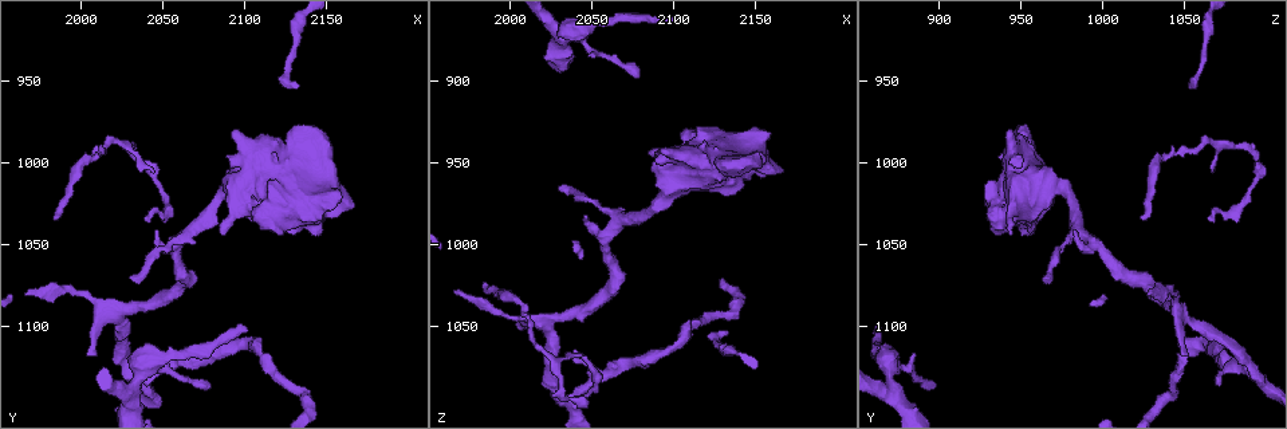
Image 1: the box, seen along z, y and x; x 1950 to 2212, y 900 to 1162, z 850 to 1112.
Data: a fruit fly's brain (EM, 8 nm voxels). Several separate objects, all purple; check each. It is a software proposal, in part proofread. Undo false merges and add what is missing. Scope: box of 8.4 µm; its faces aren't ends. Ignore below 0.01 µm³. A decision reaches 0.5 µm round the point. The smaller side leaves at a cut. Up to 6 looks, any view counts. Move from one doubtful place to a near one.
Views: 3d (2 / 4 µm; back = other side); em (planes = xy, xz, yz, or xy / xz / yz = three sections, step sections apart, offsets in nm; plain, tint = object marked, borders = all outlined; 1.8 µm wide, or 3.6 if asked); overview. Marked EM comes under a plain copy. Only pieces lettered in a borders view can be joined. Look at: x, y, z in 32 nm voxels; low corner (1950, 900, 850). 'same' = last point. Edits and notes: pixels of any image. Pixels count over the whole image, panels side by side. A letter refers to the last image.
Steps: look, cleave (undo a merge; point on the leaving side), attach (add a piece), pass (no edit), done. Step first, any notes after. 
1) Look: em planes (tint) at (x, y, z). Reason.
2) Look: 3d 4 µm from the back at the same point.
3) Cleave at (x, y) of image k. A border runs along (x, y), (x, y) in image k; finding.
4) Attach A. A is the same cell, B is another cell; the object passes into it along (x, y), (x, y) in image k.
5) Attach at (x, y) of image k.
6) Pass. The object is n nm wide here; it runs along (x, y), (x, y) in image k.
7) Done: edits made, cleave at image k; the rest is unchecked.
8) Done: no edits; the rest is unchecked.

Look: 3d 4 µm at (2026, 1088, 1044). Sharp bend.

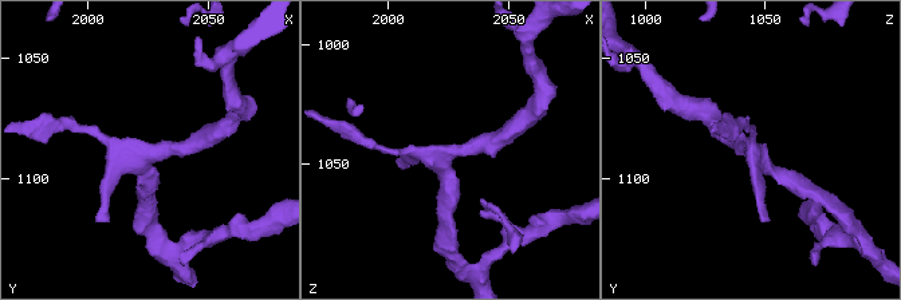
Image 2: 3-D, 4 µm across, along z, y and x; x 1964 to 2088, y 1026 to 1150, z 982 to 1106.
Look: em planes (tint) at (2025, 1091, 1047). 4 arms meet here; shape alone is not enough.

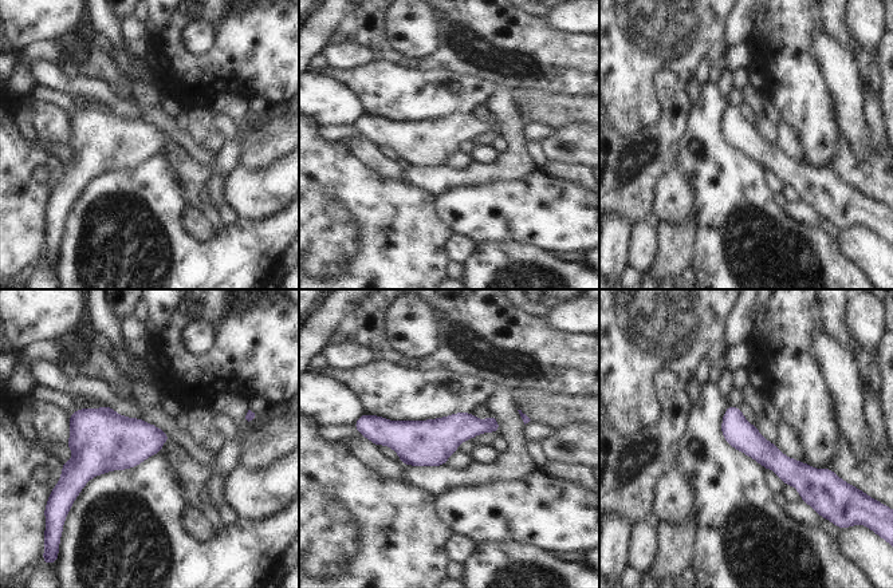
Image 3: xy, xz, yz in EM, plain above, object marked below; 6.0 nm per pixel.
Look: em planes (borders) at the same point.

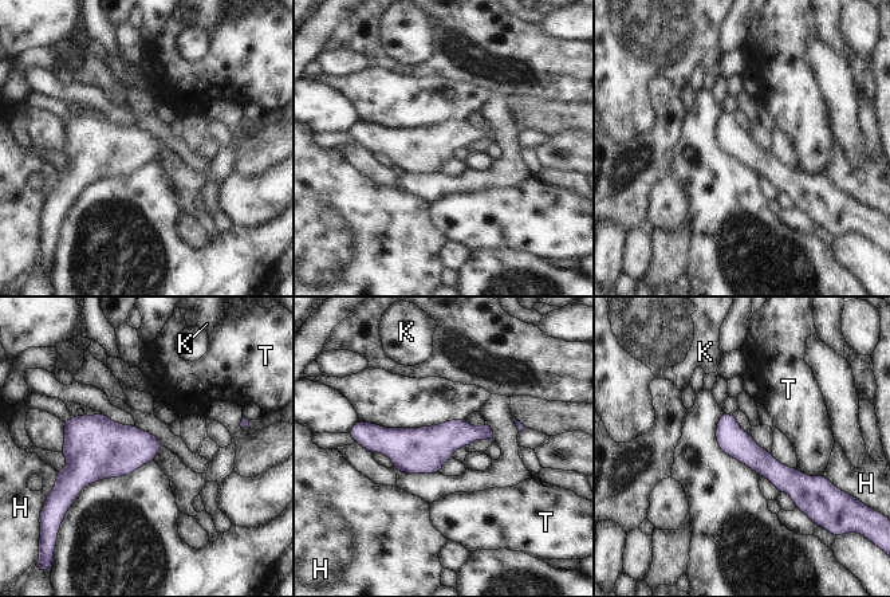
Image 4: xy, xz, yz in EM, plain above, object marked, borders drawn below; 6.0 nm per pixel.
Pass. The object is 180 nm wide here; H, K and T are other cells; it runs along (489, 433), (363, 440) in image 4; continuous, no second cell.

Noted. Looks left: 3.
Look: em yz step 16 (tint) at (2036, 1132, 1092). Branch point.

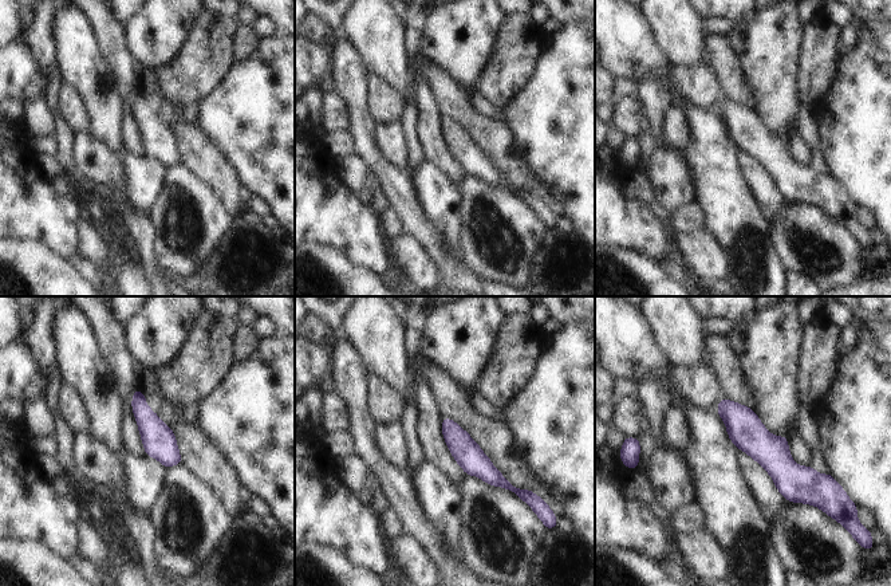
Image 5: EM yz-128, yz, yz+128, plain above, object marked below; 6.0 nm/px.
Look: em planes (borders) at the same point. Cut it another way.

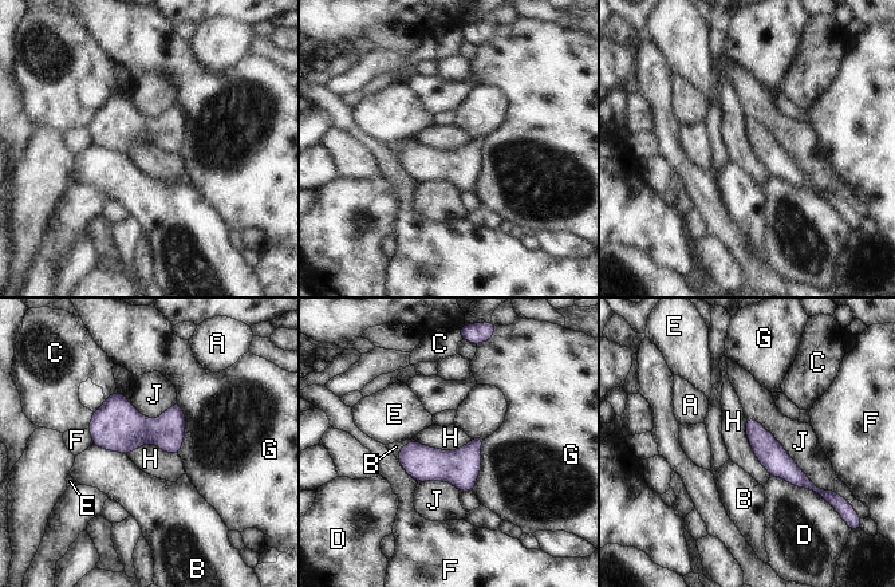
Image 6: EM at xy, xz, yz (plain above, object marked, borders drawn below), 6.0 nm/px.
Pass. A, B, C, D, E, F, G, H and J are other cells; a border runs along (745, 418), (745, 437), (769, 476) in image 6; all the same cell.

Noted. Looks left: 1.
Look: em yz step 4 (borders) at (1984, 1034, 1024). Branch stops here.

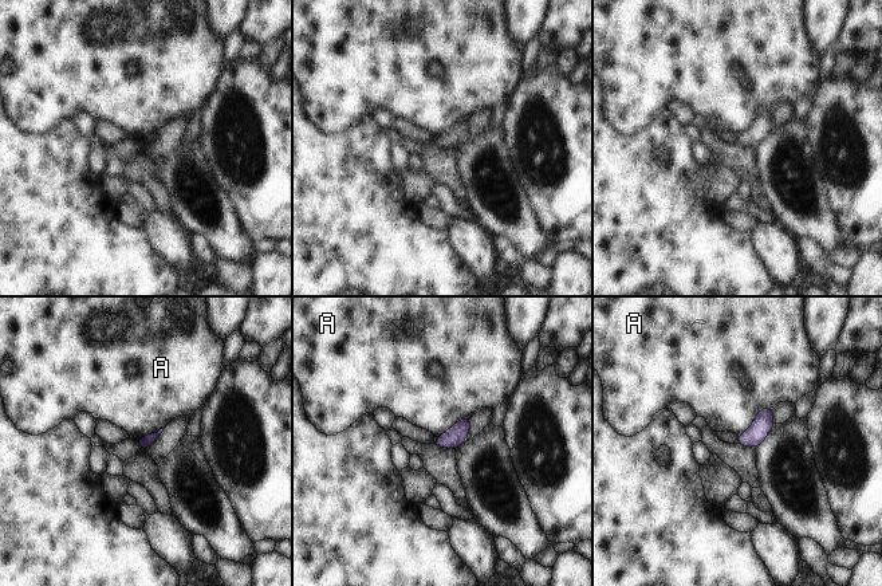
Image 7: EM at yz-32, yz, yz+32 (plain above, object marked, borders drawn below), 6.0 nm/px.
Pass. A is another cell; a border runs along (772, 408), (763, 408), (737, 436) in image 7; no lettered piece goes on from it.

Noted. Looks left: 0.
Done: no edits; the rest is unchecked.

